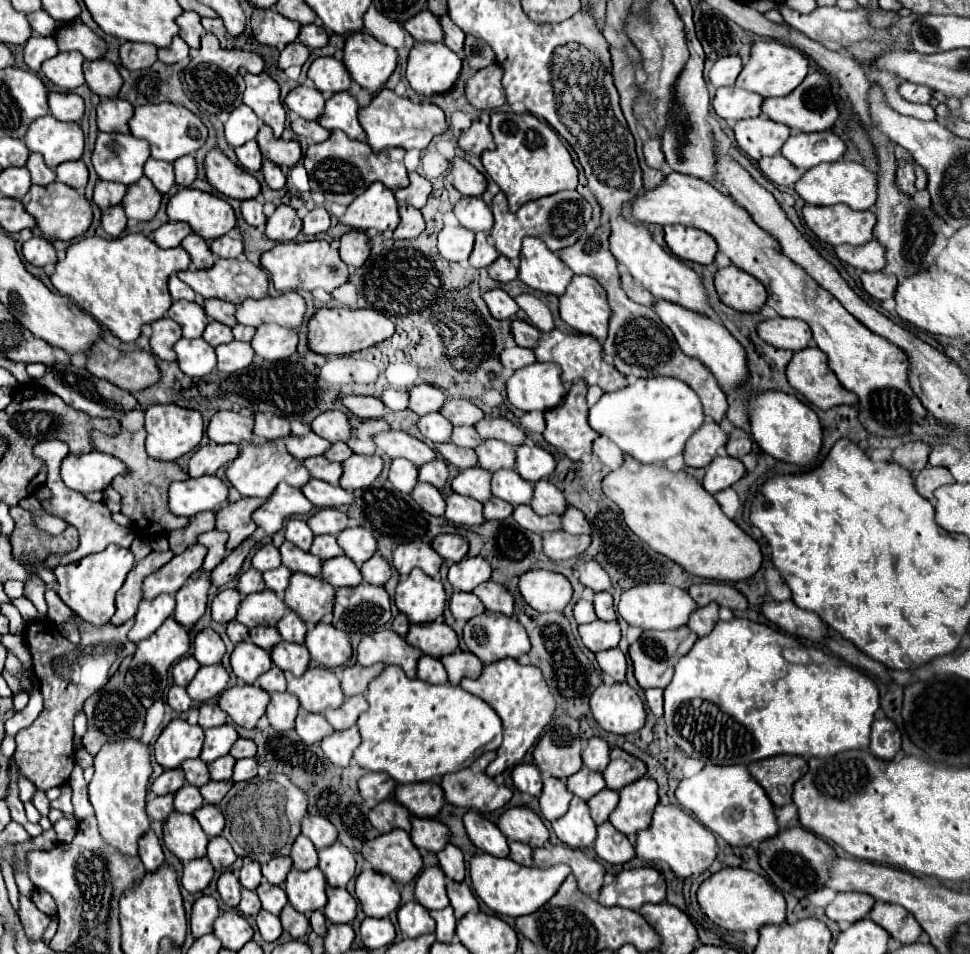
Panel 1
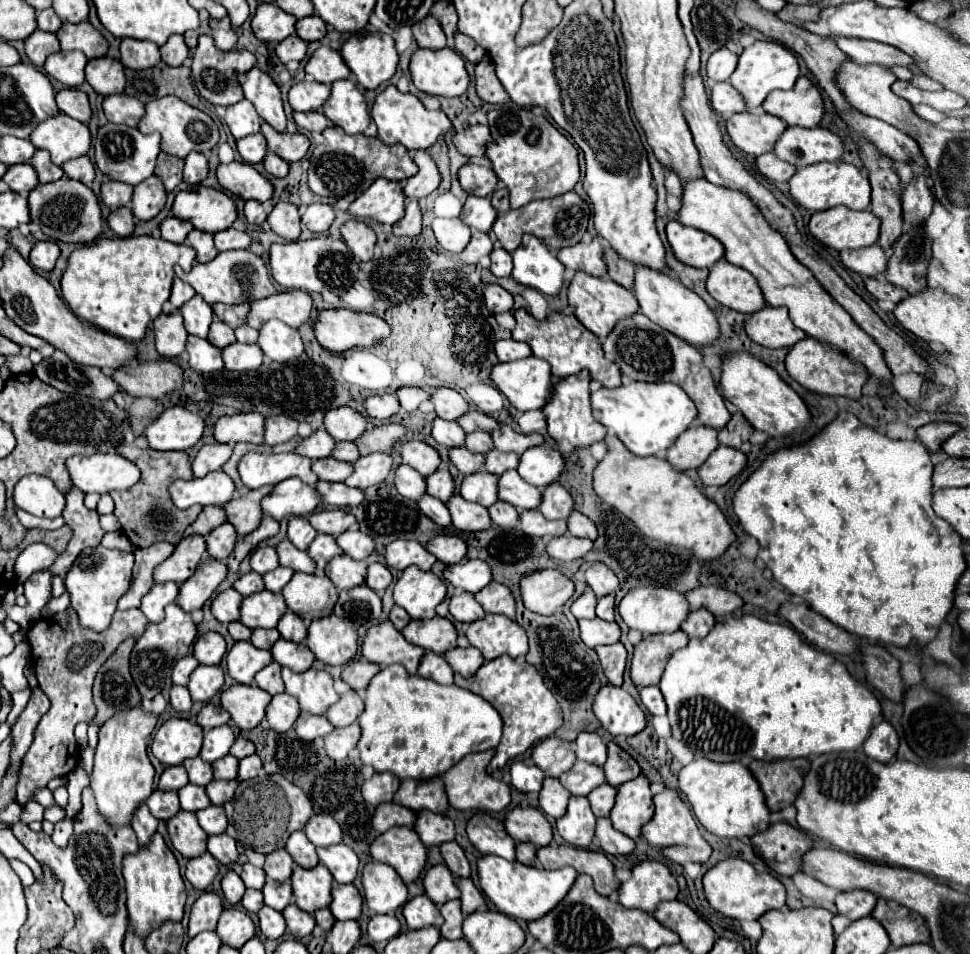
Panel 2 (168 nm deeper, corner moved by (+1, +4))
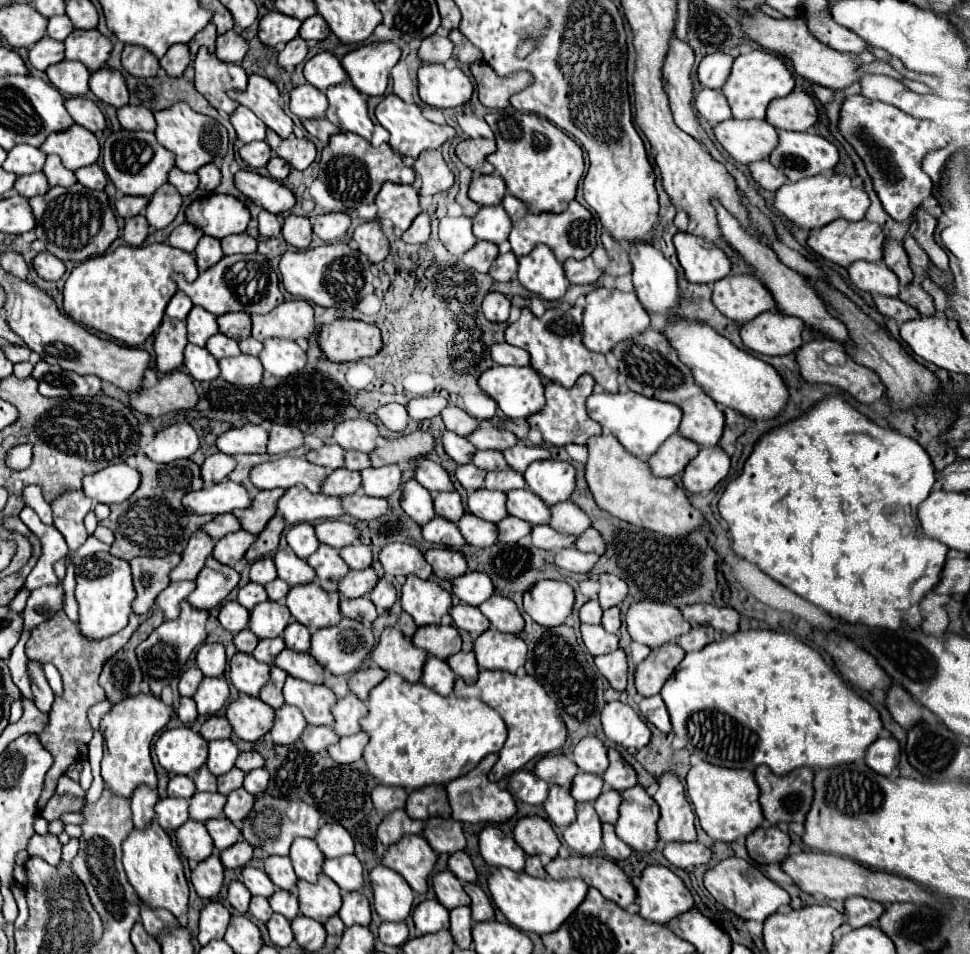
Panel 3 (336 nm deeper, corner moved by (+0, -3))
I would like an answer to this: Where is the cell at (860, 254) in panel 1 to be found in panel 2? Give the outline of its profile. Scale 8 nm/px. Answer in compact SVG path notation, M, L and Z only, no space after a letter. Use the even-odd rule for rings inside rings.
M879 244L871 248L859 248L859 250L843 250L841 252L841 262L867 278L879 278L887 270L887 256Z

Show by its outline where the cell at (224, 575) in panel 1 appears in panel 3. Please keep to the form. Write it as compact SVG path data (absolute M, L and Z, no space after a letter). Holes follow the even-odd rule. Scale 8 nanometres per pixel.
M276 513L270 523L266 525L266 529L258 535L258 541L250 545L248 553L244 555L244 559L238 563L238 565L246 565L246 563L252 563L264 555L270 555L272 551L278 549L278 541L280 541L280 533L284 529L284 519L280 513Z

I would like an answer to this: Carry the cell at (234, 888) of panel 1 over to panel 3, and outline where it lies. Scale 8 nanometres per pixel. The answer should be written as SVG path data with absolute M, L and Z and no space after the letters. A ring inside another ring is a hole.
M232 881L228 885L228 901L230 905L238 911L238 913L246 913L248 911L248 903L250 903L250 891L246 889L246 885L242 885L240 881Z

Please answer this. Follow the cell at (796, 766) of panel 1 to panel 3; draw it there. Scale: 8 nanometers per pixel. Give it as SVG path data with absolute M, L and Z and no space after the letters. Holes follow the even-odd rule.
M758 767L754 775L760 787L760 805L764 817L772 825L778 821L804 823L814 795L812 769L794 769L784 777L776 777L768 767Z

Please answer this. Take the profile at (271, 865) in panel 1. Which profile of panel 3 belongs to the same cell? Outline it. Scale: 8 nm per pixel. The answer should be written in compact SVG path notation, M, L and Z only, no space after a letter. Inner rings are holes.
M268 857L266 859L266 875L270 877L270 881L286 891L292 891L296 887L296 873L292 869L290 857Z

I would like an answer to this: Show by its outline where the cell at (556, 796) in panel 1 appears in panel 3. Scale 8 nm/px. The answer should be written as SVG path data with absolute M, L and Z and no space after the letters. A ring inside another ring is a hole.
M556 785L550 787L548 799L544 801L544 809L546 809L550 821L560 829L564 829L566 825L570 825L576 819L574 805L576 805L576 801L570 795L570 791L564 787L556 787Z

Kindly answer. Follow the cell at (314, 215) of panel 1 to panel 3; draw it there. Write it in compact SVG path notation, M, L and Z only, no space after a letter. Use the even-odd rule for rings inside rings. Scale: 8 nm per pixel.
M324 213L314 217L312 229L324 241L340 239L350 227L350 217L346 213Z

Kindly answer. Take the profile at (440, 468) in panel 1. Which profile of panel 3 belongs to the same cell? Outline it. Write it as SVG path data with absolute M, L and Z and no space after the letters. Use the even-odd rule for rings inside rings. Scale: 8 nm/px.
M444 491L434 497L434 509L440 517L448 521L458 521L464 515L464 505L462 499L456 491Z

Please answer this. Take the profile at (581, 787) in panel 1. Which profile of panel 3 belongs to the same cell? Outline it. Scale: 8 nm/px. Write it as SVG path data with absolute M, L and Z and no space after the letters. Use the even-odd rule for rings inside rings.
M576 773L572 779L572 797L576 801L594 801L604 789L604 781L600 775L594 773Z

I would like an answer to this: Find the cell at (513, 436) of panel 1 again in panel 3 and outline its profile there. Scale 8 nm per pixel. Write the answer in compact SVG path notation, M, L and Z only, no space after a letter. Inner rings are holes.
M518 443L518 445L514 445L514 449L504 449L502 455L504 455L506 463L512 469L524 473L530 463L540 461L540 459L548 459L550 457L550 451L546 447L540 447L540 445L524 445L524 443Z

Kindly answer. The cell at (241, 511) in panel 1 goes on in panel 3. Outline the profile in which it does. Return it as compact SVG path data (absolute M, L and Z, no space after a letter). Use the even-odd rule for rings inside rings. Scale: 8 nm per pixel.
M270 489L270 491L258 491L258 495L252 499L252 505L246 509L234 511L236 519L240 521L242 529L258 535L270 521L270 517L276 513L276 501L282 497L284 489Z

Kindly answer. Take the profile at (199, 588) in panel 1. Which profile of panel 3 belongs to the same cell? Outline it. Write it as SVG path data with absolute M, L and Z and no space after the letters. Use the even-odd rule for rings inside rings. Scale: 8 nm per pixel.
M208 557L204 569L196 579L196 589L186 601L196 609L210 611L226 599L226 595L238 585L238 581L240 575L232 567L218 563L214 557Z

